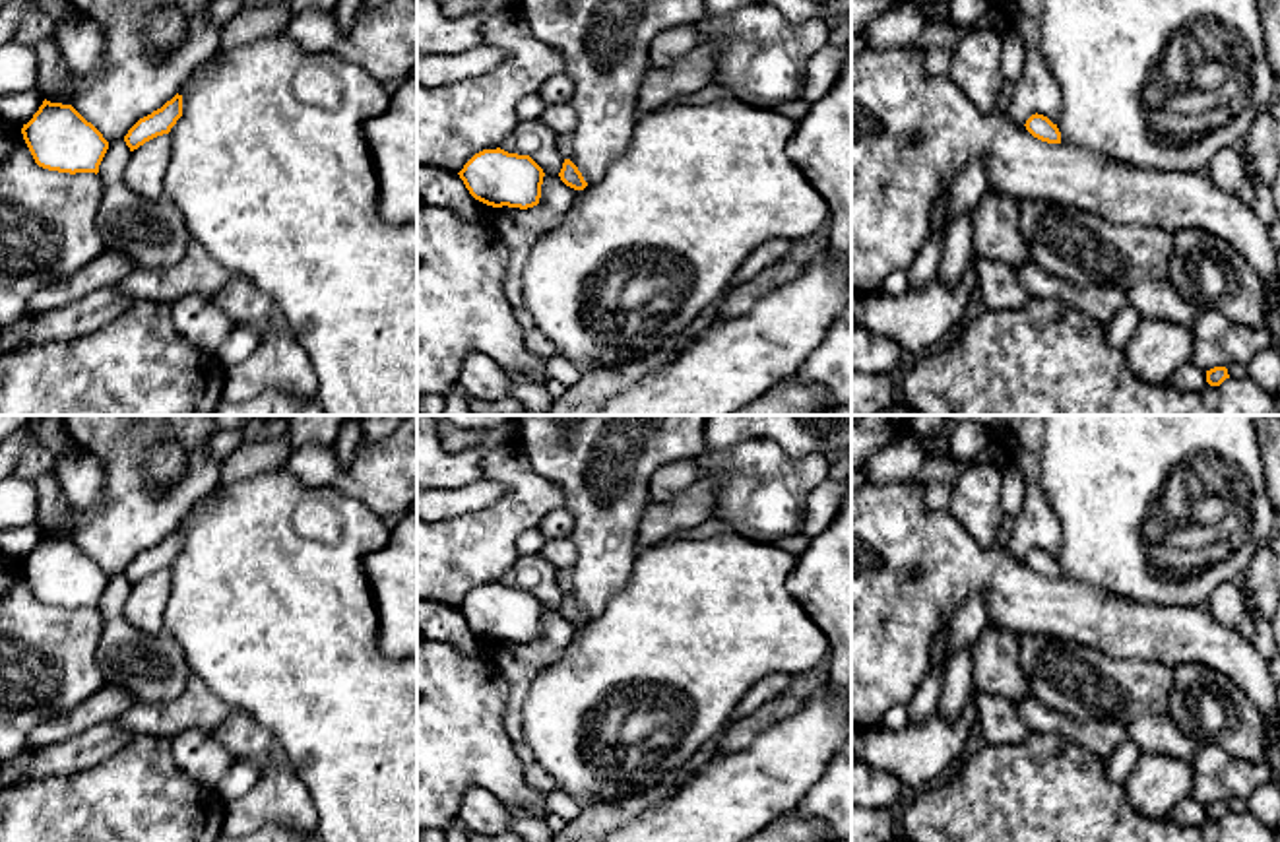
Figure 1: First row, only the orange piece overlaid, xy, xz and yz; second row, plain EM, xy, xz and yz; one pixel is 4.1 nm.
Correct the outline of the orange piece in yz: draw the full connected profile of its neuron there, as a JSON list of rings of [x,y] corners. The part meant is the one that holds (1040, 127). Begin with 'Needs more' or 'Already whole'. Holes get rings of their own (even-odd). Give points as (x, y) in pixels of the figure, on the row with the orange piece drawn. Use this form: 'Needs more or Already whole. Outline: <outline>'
Already whole. Outline: [[[1032,114],[1028,120],[1026,120],[1026,130],[1041,140],[1041,142],[1047,142],[1047,144],[1061,144],[1061,132],[1057,128],[1057,124],[1053,124],[1047,116],[1043,114]]]

